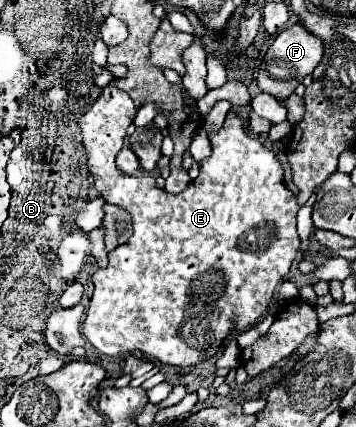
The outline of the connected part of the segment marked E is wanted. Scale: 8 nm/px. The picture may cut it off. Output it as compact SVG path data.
M113 85L105 87L103 95L97 99L97 103L85 113L79 117L79 127L81 127L81 135L83 135L83 147L87 149L87 167L89 167L89 173L93 175L93 185L95 189L99 191L101 197L107 199L107 203L113 203L113 205L119 205L123 207L125 211L131 213L133 217L133 237L129 237L129 241L117 249L113 249L109 253L109 265L105 269L99 269L95 271L93 275L93 297L91 297L91 303L89 303L89 309L87 309L87 317L85 317L85 323L83 323L83 333L85 337L89 339L89 343L103 355L123 355L123 353L135 353L135 355L143 355L143 357L153 357L161 363L167 363L167 365L175 365L175 367L193 367L209 357L215 357L221 353L221 345L225 343L225 339L233 337L233 335L239 335L241 331L245 331L247 327L255 325L267 311L269 303L271 303L271 297L275 293L275 287L283 281L283 277L289 273L289 267L299 251L299 237L297 237L297 227L295 227L295 217L297 217L297 211L299 211L299 205L295 201L295 195L283 185L283 167L279 163L279 159L275 157L275 153L267 147L263 147L257 139L249 137L249 133L245 131L243 127L243 121L239 117L235 117L233 113L227 115L223 127L217 131L217 133L211 133L209 139L211 139L211 147L213 147L213 153L209 159L205 159L201 163L201 173L195 181L189 183L189 187L179 193L179 195L171 195L167 191L161 191L155 187L155 179L153 177L135 177L135 175L125 175L117 169L115 165L115 157L117 153L121 151L123 147L123 141L125 141L125 135L127 135L127 127L131 125L133 117L135 117L137 109L133 105L133 101L129 99L129 95Z

